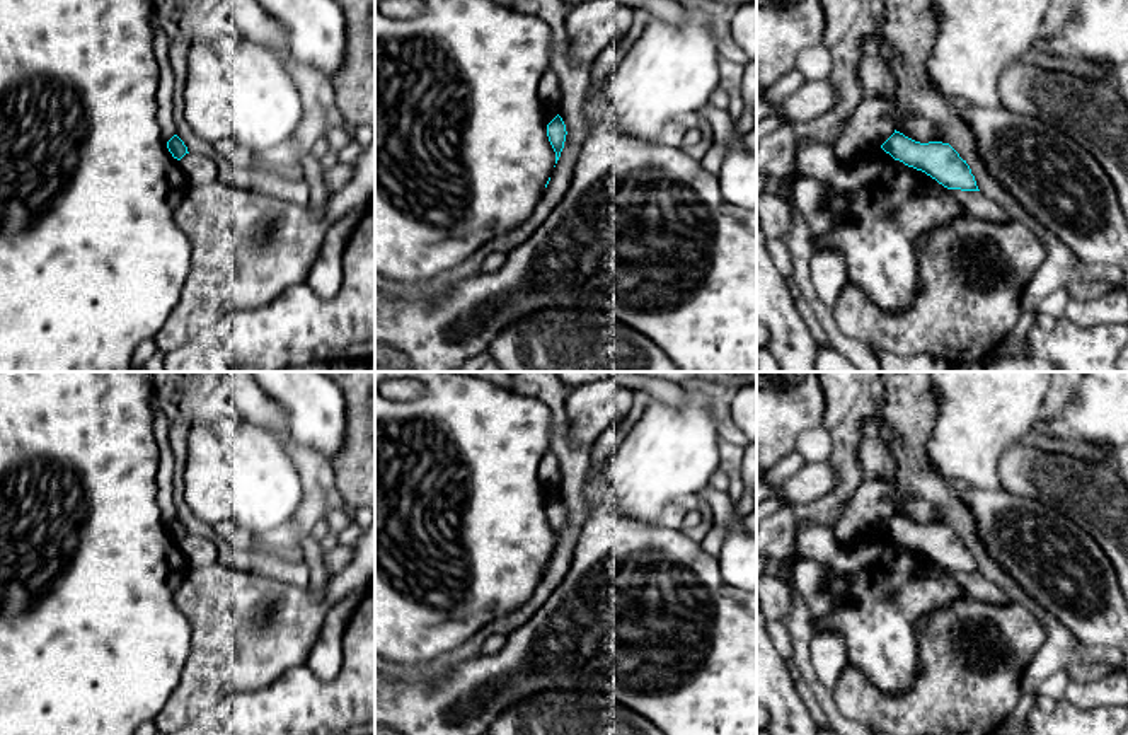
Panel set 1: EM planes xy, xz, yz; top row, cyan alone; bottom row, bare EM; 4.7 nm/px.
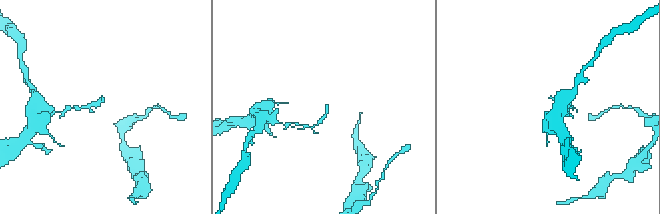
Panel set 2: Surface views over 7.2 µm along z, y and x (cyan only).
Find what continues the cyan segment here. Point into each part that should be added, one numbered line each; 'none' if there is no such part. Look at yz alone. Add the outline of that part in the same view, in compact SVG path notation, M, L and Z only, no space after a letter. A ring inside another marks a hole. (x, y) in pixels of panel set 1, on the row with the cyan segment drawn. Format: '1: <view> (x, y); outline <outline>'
none

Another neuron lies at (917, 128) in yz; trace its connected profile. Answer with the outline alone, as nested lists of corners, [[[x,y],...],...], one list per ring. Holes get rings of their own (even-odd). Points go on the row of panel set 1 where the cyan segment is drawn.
[[[915,114],[903,116],[895,130],[920,143],[937,142],[935,124]]]

